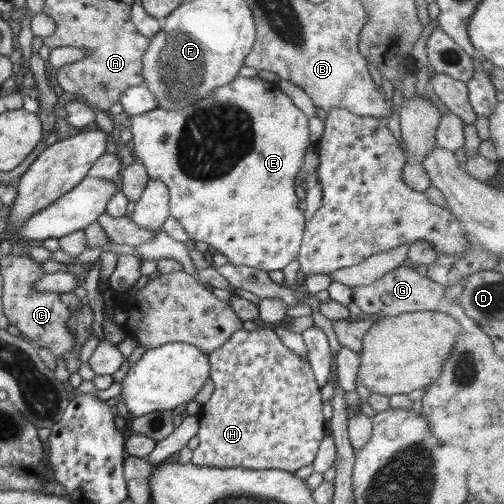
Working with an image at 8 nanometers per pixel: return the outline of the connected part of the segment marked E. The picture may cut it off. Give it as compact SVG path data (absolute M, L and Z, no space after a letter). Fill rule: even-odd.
M238 75L230 84L214 88L207 98L197 100L190 106L179 110L164 110L156 107L144 114L132 116L129 128L132 132L132 139L129 145L134 157L138 158L140 163L146 167L149 178L167 184L170 193L170 214L182 225L191 242L206 242L226 256L228 263L236 266L251 266L266 271L276 284L285 285L282 269L288 266L292 260L297 259L305 229L305 219L303 212L298 209L299 198L294 192L294 182L303 166L306 150L309 145L312 145L309 139L308 120L309 118L294 105L290 97L280 91L278 84L264 81L260 77Z

